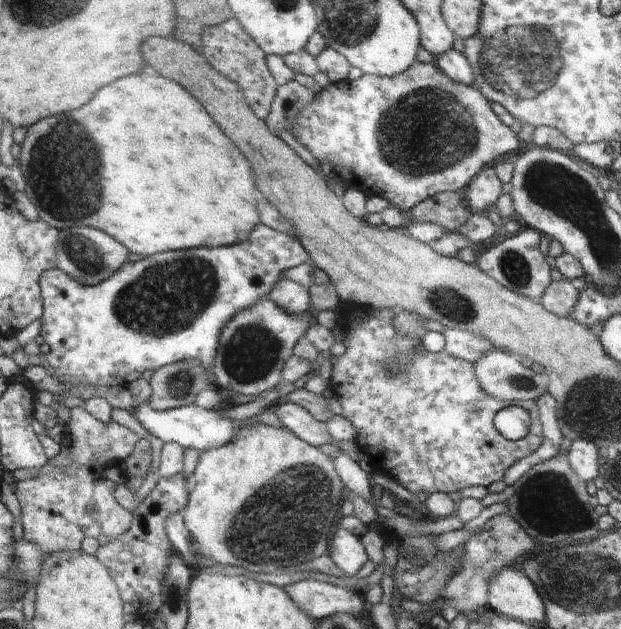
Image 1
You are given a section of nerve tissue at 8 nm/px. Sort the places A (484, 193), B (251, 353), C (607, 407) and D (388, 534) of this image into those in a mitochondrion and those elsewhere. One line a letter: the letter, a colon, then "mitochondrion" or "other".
A: other
B: mitochondrion
C: mitochondrion
D: other

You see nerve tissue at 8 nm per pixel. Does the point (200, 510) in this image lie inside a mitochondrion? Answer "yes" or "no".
no

